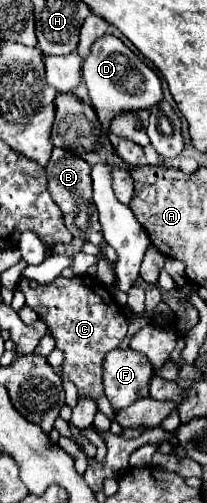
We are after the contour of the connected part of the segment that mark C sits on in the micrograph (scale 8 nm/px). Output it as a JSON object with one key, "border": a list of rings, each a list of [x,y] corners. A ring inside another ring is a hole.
{"border":[[[92,275],[82,277],[56,277],[52,283],[38,283],[30,279],[20,279],[16,289],[26,297],[26,305],[32,307],[40,319],[46,323],[48,333],[54,337],[56,347],[64,351],[62,373],[76,385],[80,395],[90,395],[96,399],[102,389],[102,361],[108,351],[116,349],[128,329],[128,319],[120,313],[112,293]]]}

